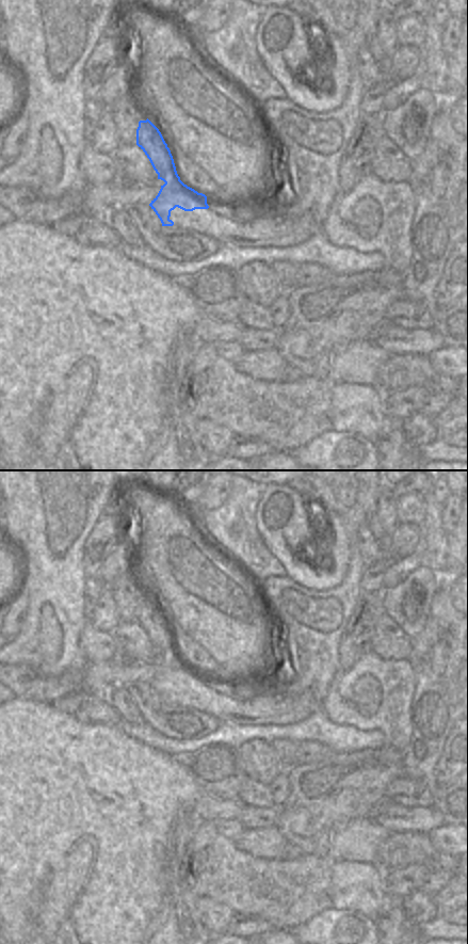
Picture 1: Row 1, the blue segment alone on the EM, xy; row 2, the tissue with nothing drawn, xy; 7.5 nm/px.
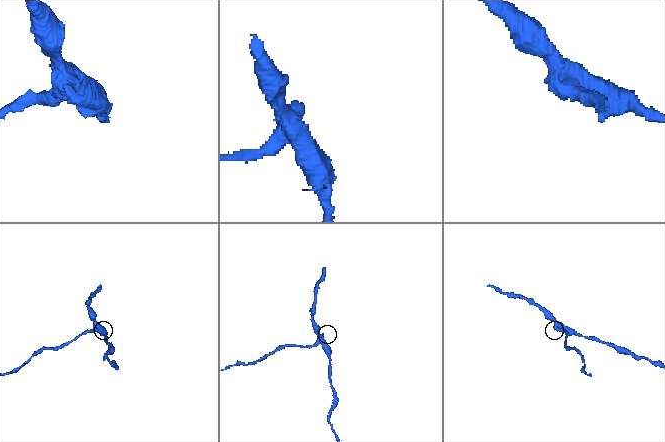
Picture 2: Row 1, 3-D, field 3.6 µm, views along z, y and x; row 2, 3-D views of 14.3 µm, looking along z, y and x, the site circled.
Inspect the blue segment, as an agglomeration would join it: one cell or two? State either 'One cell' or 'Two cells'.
Two cells

